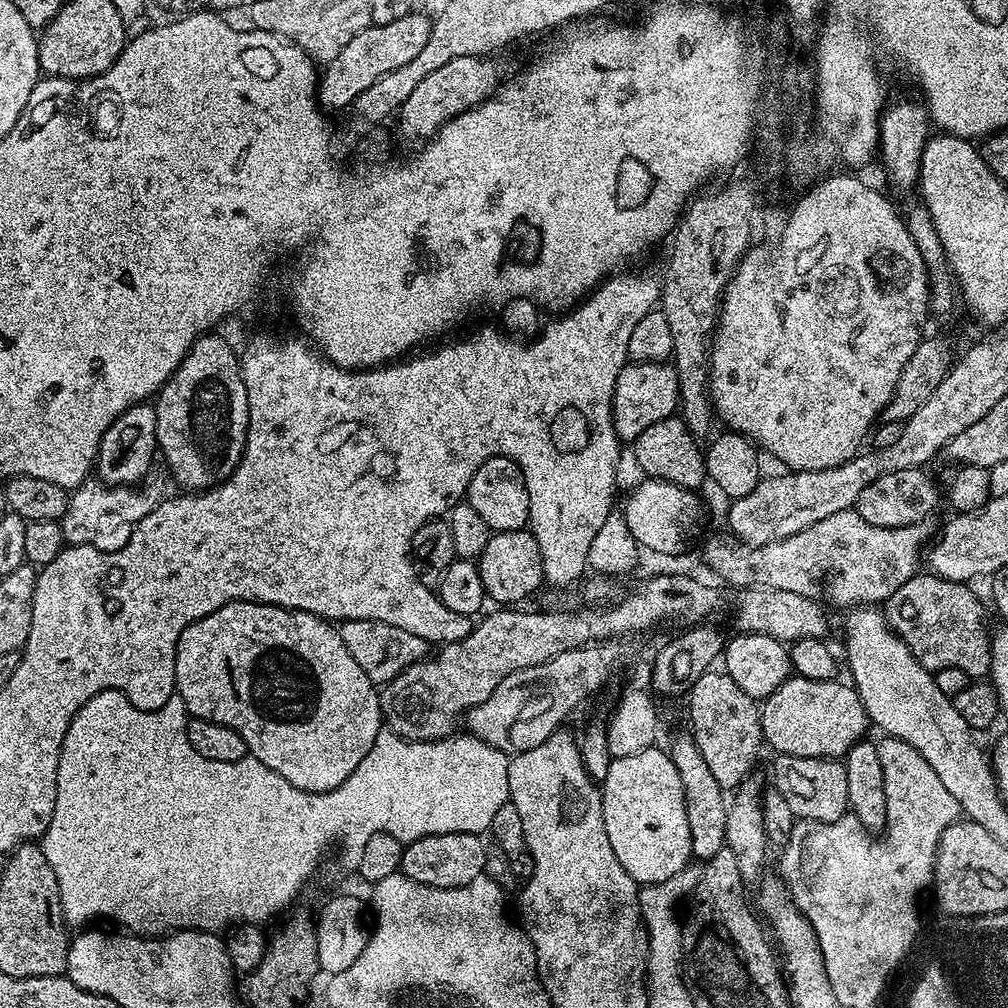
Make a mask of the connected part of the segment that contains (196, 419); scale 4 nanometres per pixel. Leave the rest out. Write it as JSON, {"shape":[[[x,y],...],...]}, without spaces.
{"shape":[[[218,372],[196,384],[180,386],[180,394],[174,394],[176,398],[172,398],[166,410],[162,402],[154,402],[158,452],[162,460],[164,456],[173,478],[184,487],[181,489],[200,490],[209,482],[223,482],[230,475],[224,468],[230,450],[230,412],[226,406],[230,400],[226,390],[230,390],[226,372]]]}

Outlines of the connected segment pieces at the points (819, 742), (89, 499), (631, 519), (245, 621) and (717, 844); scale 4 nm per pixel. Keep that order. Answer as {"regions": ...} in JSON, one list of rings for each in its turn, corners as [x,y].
{"regions":[[[[793,675],[774,694],[763,701],[760,709],[760,730],[763,739],[773,748],[773,753],[786,756],[826,756],[843,758],[860,740],[865,739],[867,728],[870,728],[868,711],[851,683],[840,684],[839,679],[826,682],[814,682],[798,675]]],[[[96,478],[85,480],[69,495],[66,514],[58,521],[65,545],[77,548],[85,544],[100,552],[113,552],[126,546],[136,524],[160,505],[162,493],[159,486],[148,483],[139,486],[109,486]]],[[[645,478],[627,493],[628,501],[624,504],[622,515],[632,537],[641,549],[649,548],[652,552],[676,552],[684,544],[684,539],[692,532],[696,519],[700,516],[700,504],[696,501],[697,493],[687,488],[679,488],[664,480]]],[[[232,600],[226,606],[214,610],[214,614],[206,614],[198,622],[188,624],[176,643],[175,695],[182,698],[189,717],[218,722],[222,726],[230,726],[234,731],[240,732],[251,759],[262,762],[267,768],[274,770],[274,774],[282,774],[286,782],[307,792],[329,792],[342,786],[342,782],[346,782],[346,778],[350,778],[350,774],[358,770],[358,762],[362,762],[362,758],[370,754],[370,746],[374,746],[374,738],[378,738],[382,730],[380,693],[377,685],[372,683],[366,670],[362,670],[362,666],[354,662],[350,650],[346,650],[346,642],[342,642],[339,627],[333,626],[323,616],[316,616],[313,612],[303,612],[297,608],[279,608],[273,604]]],[[[680,732],[666,744],[668,756],[678,766],[678,778],[682,778],[682,794],[686,798],[686,818],[690,821],[692,855],[697,861],[707,862],[714,854],[725,851],[726,834],[726,792],[718,786],[714,773],[706,766],[694,738],[687,732]]]]}

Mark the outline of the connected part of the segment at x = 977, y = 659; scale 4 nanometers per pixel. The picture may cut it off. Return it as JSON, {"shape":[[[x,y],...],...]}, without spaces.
{"shape":[[[931,574],[911,576],[882,605],[884,621],[906,644],[927,672],[958,666],[970,678],[984,678],[992,666],[990,628],[984,625],[984,604],[967,583]]]}

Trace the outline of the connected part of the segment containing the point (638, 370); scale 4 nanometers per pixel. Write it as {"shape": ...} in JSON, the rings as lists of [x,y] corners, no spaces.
{"shape":[[[629,362],[618,374],[612,395],[612,425],[624,442],[635,442],[638,434],[654,422],[662,422],[677,411],[680,403],[680,379],[671,363],[641,364]]]}

